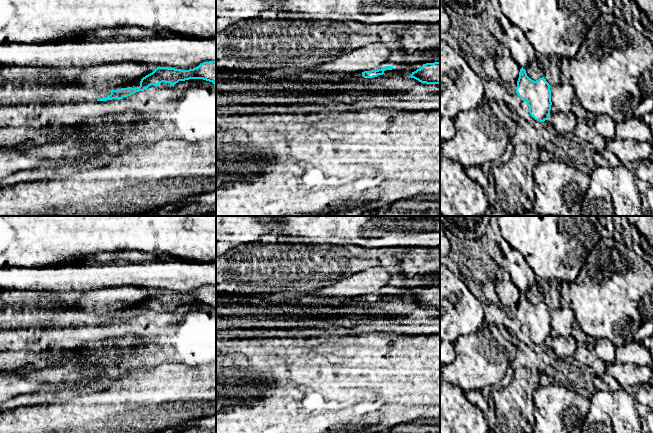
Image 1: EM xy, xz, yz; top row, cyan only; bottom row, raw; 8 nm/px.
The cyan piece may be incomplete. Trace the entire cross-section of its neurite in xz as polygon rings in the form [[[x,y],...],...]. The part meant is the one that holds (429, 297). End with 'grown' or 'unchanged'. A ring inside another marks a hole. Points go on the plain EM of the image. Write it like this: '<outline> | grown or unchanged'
[[[440,286],[423,288],[420,293],[407,301],[414,302],[421,307],[440,308]]] | unchanged

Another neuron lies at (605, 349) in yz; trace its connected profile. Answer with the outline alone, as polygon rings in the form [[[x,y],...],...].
[[[607,338],[597,339],[594,342],[594,351],[596,355],[606,365],[615,363],[616,360],[616,347]]]

